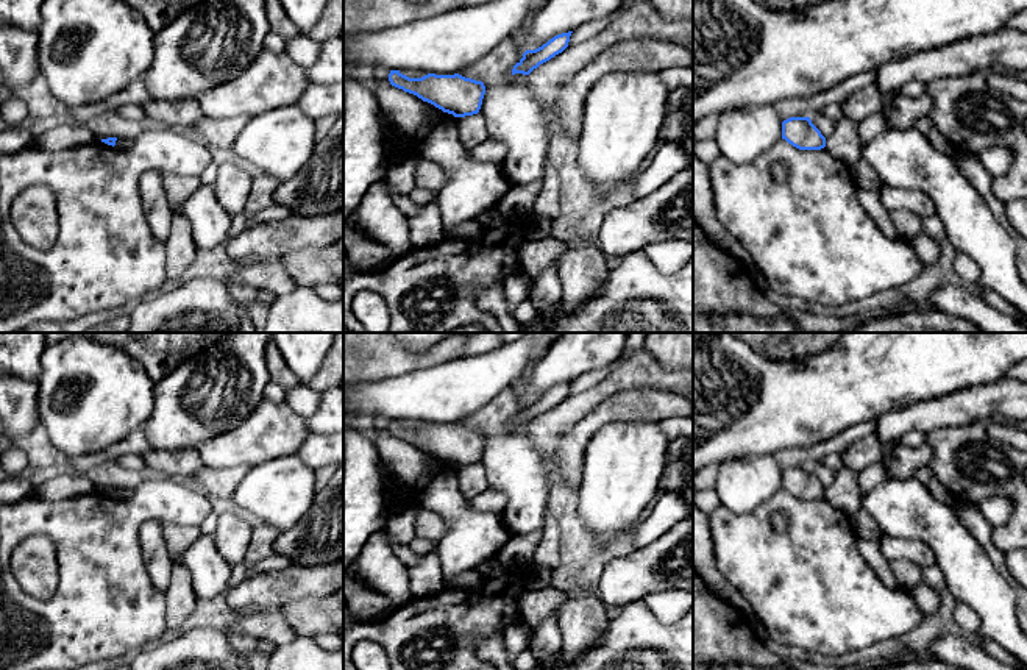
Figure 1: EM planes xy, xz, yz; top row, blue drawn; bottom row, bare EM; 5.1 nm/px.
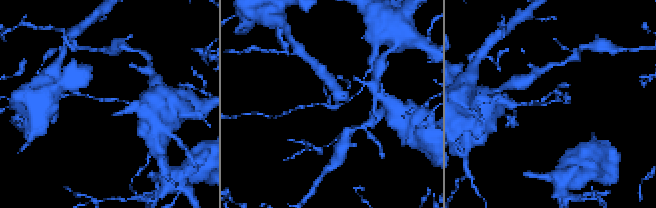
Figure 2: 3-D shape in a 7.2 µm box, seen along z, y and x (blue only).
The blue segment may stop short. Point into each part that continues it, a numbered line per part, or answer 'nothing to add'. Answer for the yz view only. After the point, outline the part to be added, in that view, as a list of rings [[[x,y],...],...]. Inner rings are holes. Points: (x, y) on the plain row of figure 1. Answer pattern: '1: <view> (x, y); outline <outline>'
nothing to add

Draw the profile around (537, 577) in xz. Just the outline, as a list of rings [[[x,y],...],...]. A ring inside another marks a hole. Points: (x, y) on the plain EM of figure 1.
[[[531,562],[523,568],[523,572],[526,576],[524,584],[528,590],[540,590],[551,586],[553,572],[546,567]]]

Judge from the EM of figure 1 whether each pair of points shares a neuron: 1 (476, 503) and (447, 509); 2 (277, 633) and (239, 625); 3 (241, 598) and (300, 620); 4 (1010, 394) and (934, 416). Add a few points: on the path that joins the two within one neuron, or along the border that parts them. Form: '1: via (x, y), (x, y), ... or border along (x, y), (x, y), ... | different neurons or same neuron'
1: border along (467, 500), (475, 509), (497, 511), (500, 514) | different neurons
2: via (267, 625), (248, 625) | same neuron
3: border along (316, 595), (291, 600), (278, 608) | different neurons
4: via (991, 400), (952, 409) | same neuron

